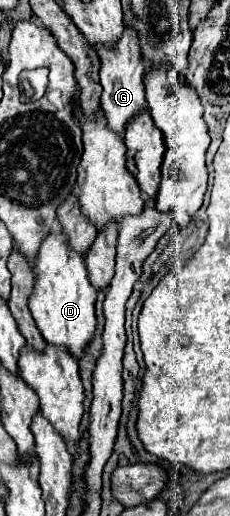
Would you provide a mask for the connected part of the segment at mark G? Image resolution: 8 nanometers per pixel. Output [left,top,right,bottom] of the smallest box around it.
[97,28,147,138]

